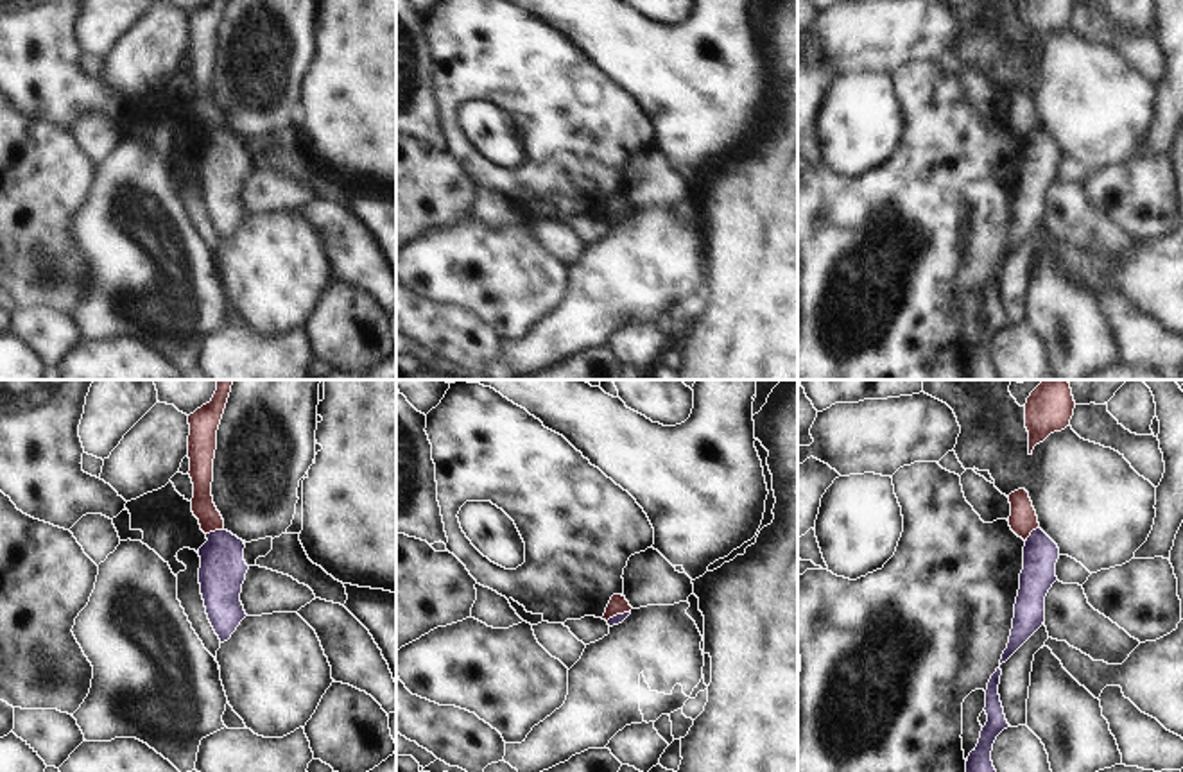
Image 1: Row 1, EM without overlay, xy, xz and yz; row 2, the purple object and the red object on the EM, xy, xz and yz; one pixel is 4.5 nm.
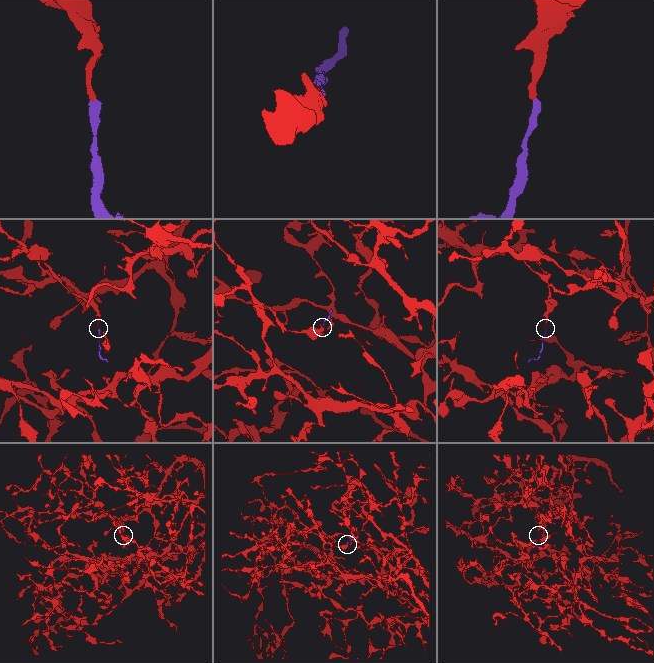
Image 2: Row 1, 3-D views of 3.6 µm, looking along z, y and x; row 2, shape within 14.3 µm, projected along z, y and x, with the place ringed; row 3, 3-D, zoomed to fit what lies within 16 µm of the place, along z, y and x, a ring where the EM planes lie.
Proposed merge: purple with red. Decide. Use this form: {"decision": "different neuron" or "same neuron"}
{"decision": "different neuron"}

